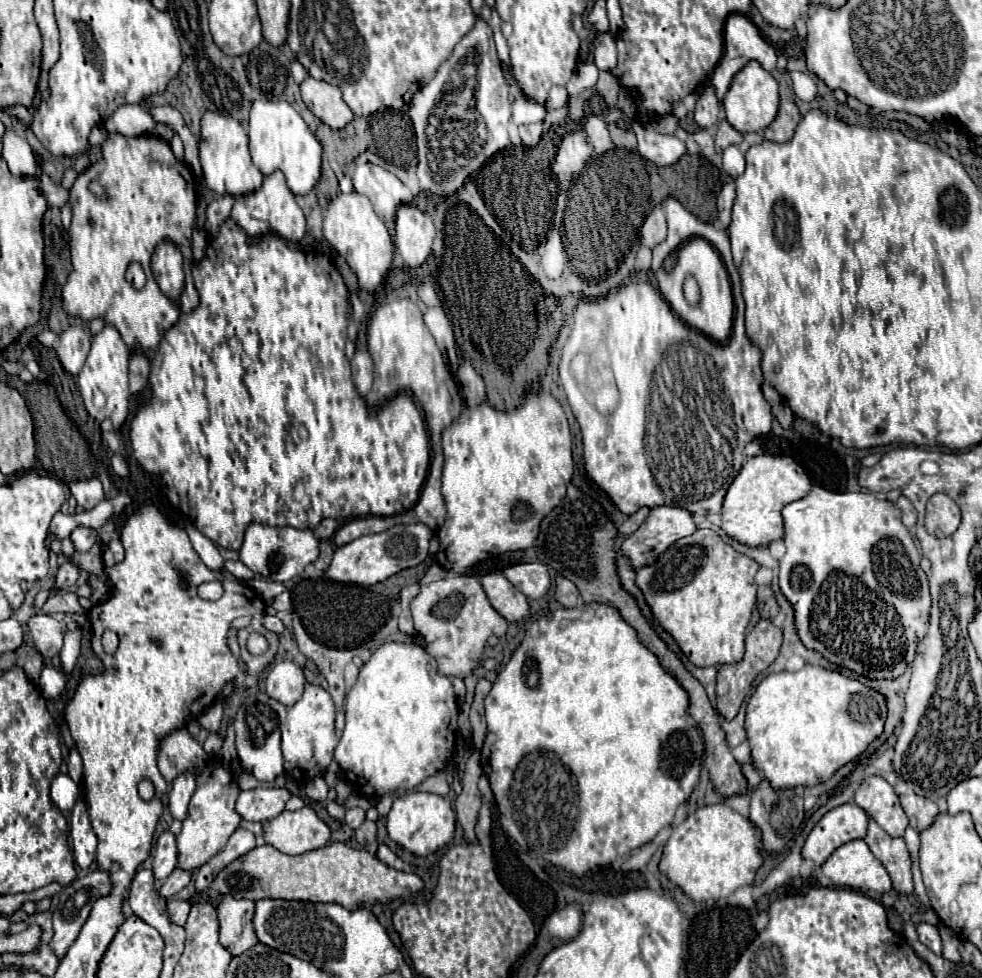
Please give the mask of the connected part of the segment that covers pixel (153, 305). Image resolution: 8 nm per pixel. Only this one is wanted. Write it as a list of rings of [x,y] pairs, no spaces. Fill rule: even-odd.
[[[109,134],[107,140],[101,144],[101,160],[97,160],[93,166],[89,166],[83,174],[77,176],[73,188],[69,190],[69,204],[73,210],[73,220],[69,228],[69,250],[71,250],[71,262],[73,272],[67,278],[67,284],[63,286],[63,310],[69,316],[79,316],[81,320],[95,320],[101,318],[107,326],[115,326],[121,334],[123,342],[133,350],[141,354],[151,354],[157,350],[163,332],[167,332],[179,318],[181,312],[191,312],[199,304],[197,290],[193,286],[191,278],[192,232],[196,219],[195,180],[185,162],[179,162],[171,146],[155,138],[153,134],[143,136],[123,136],[123,134]],[[97,180],[103,190],[105,198],[99,198],[89,192],[89,182]],[[161,240],[173,240],[177,246],[183,246],[183,258],[185,258],[185,288],[183,288],[183,306],[175,308],[175,304],[157,288],[157,282],[151,274],[151,254],[153,248]],[[131,262],[139,262],[145,270],[147,284],[143,290],[135,290],[125,280],[125,270]]]

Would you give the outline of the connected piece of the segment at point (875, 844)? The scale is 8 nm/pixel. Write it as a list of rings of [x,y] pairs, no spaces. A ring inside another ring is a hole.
[[[869,820],[869,830],[865,836],[867,846],[871,848],[871,852],[875,854],[875,858],[879,858],[885,866],[885,870],[891,876],[893,888],[903,894],[909,896],[913,894],[913,874],[911,874],[911,854],[905,846],[903,838],[893,838],[889,836],[875,820]]]

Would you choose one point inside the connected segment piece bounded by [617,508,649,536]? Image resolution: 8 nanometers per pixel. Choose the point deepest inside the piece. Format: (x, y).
(635, 520)

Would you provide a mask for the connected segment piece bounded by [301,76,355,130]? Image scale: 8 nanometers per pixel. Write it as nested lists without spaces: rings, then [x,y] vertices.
[[[307,76],[301,84],[301,96],[307,108],[331,128],[345,128],[355,118],[351,108],[343,102],[339,86]]]

